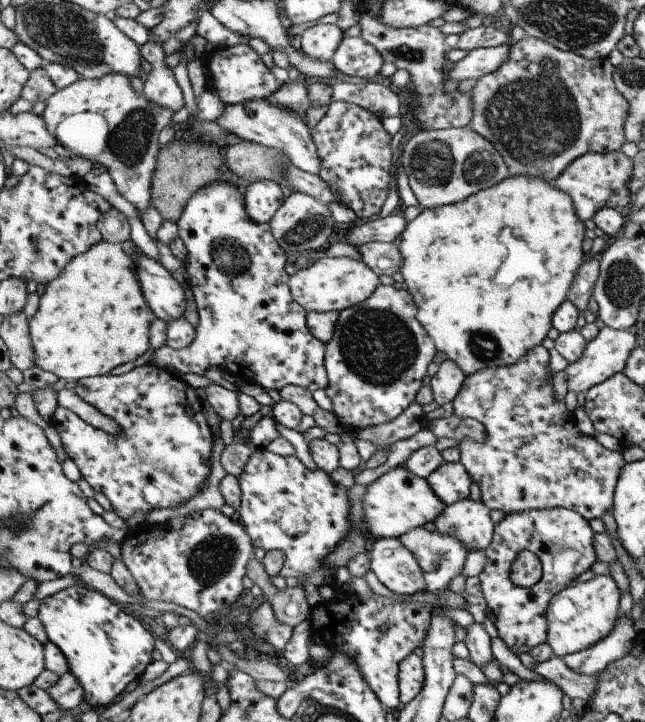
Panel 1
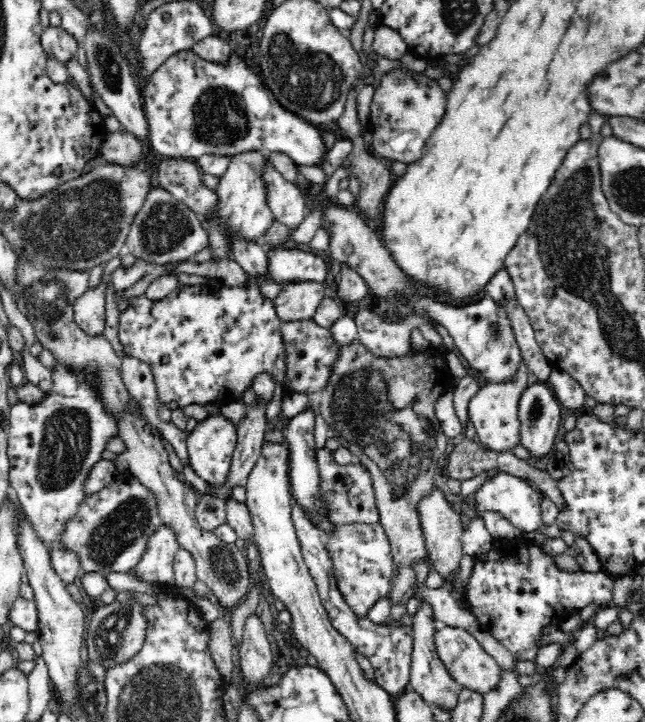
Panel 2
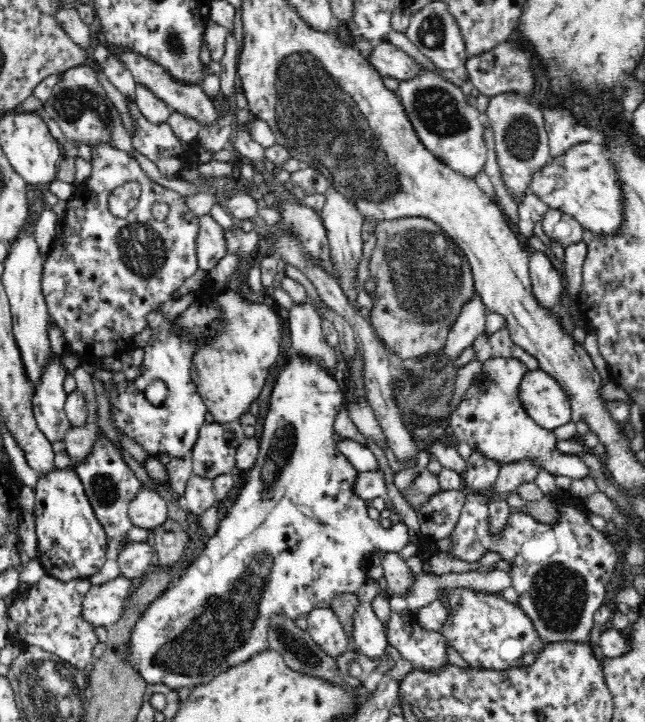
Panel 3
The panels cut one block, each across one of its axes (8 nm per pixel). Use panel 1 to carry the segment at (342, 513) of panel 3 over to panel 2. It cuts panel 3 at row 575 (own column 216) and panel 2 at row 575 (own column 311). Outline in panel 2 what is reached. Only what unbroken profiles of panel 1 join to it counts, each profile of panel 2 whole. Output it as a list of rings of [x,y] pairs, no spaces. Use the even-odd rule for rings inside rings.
[[[346,522],[328,538],[324,550],[328,553],[329,578],[332,578],[337,594],[340,594],[342,602],[348,604],[356,618],[366,619],[368,610],[390,590],[392,553],[382,525],[379,522]]]

